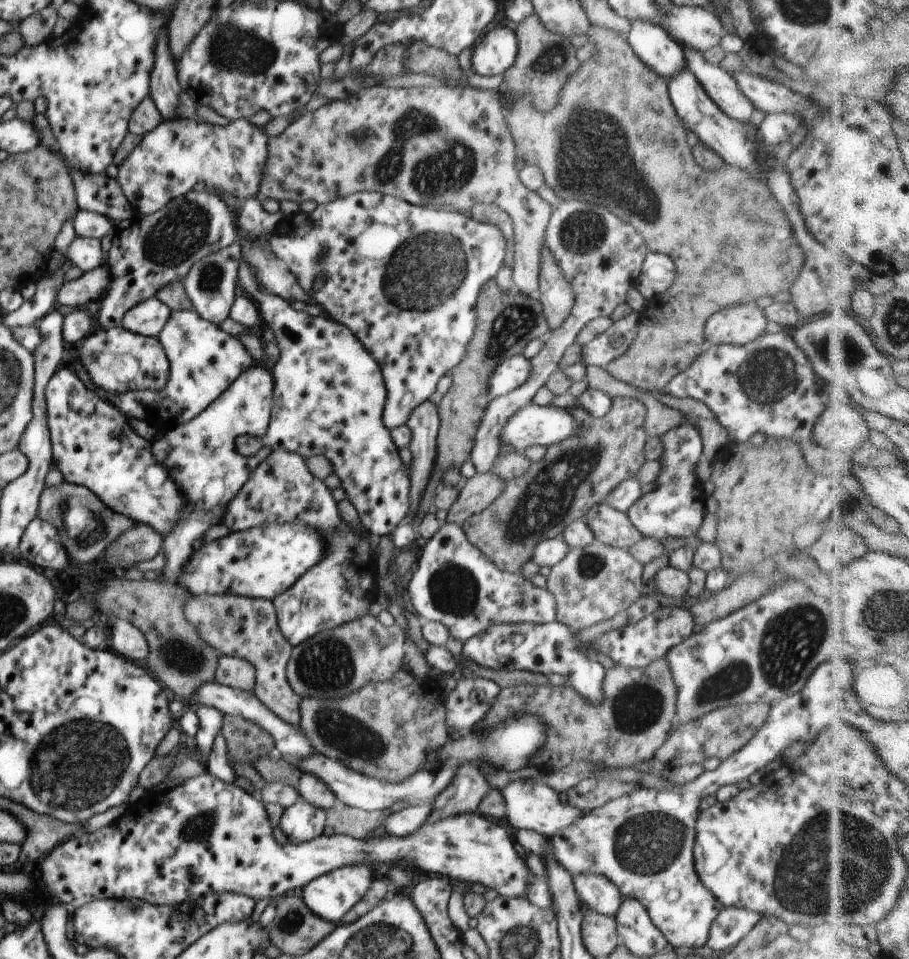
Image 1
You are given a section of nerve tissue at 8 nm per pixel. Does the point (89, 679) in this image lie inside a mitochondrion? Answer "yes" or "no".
no

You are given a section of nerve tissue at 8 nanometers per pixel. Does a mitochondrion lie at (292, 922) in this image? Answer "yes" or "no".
yes

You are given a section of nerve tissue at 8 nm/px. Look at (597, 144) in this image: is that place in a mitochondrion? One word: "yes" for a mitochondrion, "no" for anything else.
yes

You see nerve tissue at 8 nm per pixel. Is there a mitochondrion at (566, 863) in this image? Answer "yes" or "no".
no

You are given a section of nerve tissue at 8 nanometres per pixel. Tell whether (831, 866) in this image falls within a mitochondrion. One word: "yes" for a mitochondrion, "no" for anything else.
yes

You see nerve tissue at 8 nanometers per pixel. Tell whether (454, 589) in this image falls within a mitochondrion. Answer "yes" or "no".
yes

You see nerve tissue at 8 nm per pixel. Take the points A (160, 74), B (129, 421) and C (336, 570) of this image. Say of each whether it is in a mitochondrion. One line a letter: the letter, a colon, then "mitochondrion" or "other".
A: other
B: other
C: other

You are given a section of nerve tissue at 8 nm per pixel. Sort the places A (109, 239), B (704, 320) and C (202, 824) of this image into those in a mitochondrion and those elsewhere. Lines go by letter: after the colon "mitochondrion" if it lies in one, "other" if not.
A: other
B: other
C: mitochondrion

